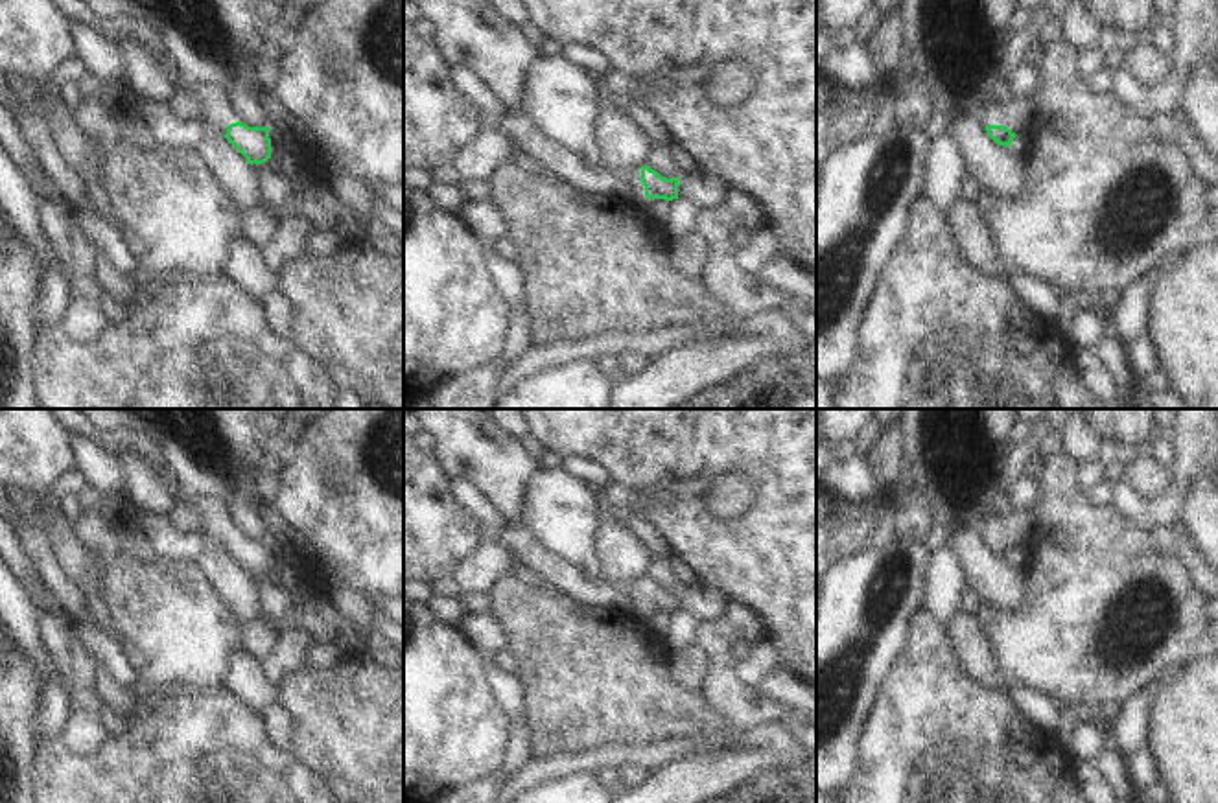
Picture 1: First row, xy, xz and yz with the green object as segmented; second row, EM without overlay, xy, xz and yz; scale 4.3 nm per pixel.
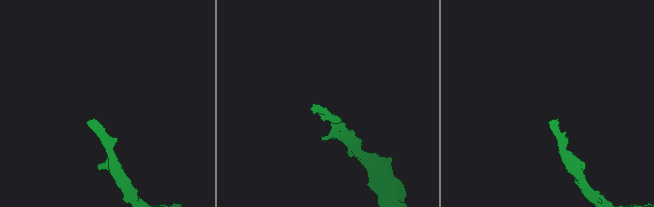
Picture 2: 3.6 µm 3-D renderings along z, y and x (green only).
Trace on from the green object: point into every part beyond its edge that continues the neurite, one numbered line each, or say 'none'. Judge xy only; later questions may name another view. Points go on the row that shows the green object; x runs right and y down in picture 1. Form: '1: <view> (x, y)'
1: xy (214, 102)

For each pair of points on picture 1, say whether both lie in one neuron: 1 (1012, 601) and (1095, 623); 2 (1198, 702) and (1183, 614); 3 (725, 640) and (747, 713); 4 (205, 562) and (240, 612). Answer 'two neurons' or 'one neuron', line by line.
1: two neurons
2: two neurons
3: one neuron
4: one neuron

